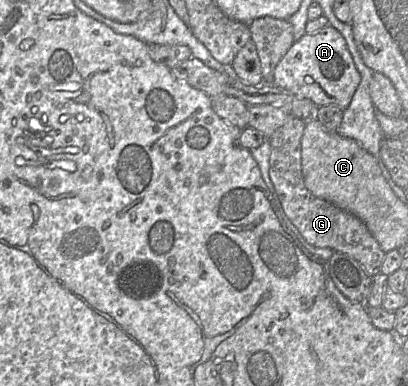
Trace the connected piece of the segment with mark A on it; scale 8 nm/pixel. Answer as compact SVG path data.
M327 25L314 33L305 33L299 40L294 41L275 67L272 85L297 97L309 99L318 107L333 104L344 110L350 104L360 80L360 73L343 35Z

